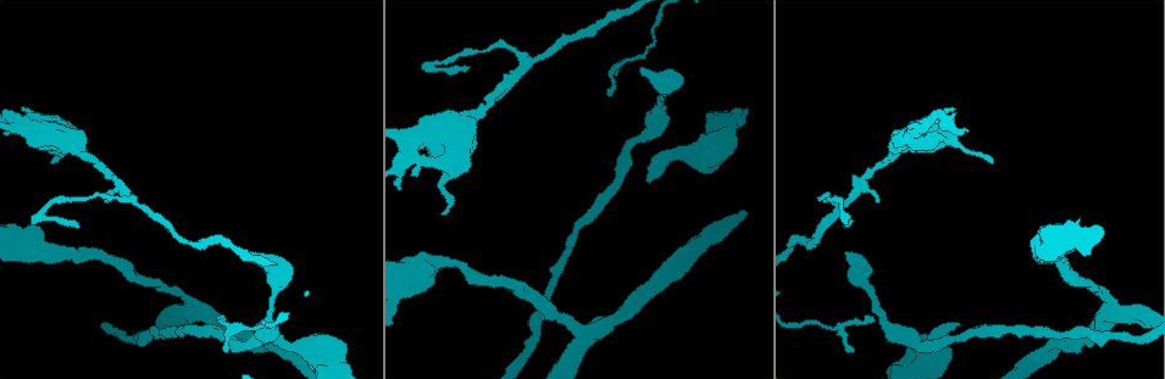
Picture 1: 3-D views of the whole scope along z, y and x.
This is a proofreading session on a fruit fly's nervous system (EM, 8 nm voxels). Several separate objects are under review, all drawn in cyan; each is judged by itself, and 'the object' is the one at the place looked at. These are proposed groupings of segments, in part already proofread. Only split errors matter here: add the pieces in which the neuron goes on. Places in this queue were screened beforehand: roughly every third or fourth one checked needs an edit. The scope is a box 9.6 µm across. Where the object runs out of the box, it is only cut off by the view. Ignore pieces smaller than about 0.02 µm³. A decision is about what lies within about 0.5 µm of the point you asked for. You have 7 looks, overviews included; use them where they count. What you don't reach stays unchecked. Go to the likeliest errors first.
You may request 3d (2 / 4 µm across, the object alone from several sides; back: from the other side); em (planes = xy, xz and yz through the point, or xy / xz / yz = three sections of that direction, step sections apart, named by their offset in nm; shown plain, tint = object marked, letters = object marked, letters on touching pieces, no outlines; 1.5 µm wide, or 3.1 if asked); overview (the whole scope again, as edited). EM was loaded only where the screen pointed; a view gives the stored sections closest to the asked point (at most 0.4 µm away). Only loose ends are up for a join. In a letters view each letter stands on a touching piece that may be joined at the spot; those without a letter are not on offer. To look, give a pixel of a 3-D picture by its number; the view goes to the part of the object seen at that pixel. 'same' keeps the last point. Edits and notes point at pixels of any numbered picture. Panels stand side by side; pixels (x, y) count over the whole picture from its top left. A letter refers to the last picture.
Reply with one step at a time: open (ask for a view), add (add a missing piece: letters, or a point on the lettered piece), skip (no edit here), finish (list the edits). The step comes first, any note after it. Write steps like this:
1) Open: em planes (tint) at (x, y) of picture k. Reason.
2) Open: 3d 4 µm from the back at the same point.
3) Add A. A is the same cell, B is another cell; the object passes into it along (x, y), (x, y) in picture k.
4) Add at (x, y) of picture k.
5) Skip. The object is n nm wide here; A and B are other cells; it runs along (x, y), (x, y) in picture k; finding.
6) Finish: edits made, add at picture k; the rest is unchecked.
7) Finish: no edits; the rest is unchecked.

Open: 3d 2 µm at (960, 324) of picture 1.

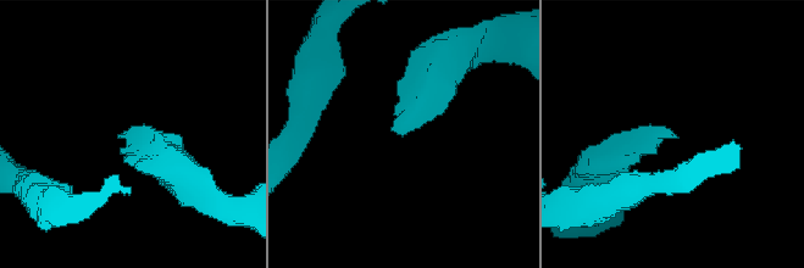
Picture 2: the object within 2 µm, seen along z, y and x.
Open: em planes (letters) at (127, 135) of picture 2.

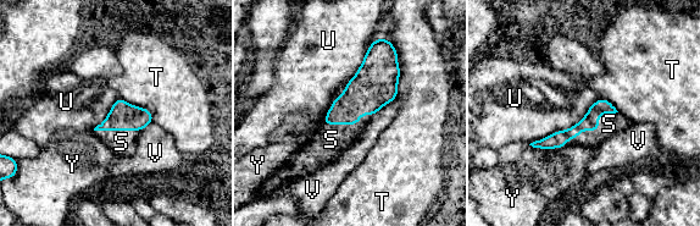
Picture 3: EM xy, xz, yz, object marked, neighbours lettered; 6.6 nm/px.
Add at (609, 123) of picture 3. S is the same cell, T, U, V and Y are other cells; the object passes into it along (590, 122), (595, 130), (609, 123) in picture 3; the neuron continues.

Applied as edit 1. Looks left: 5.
Open: overview.

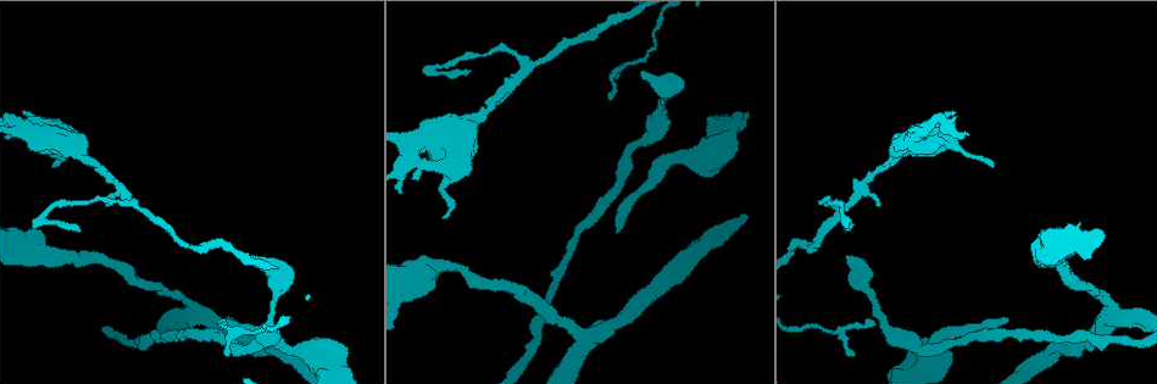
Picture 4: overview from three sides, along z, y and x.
Open: em yz step 4 (letters) at (253, 256) of picture 4. An open end.

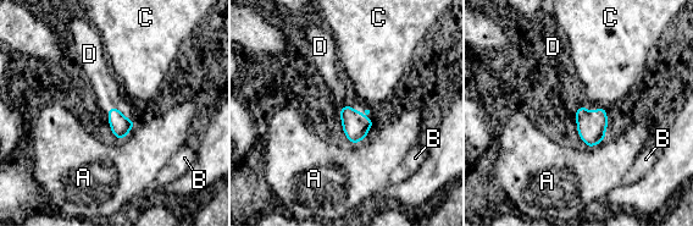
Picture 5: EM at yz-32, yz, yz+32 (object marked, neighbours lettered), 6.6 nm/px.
Open: em planes (letters) at the same point. Cut it another way.

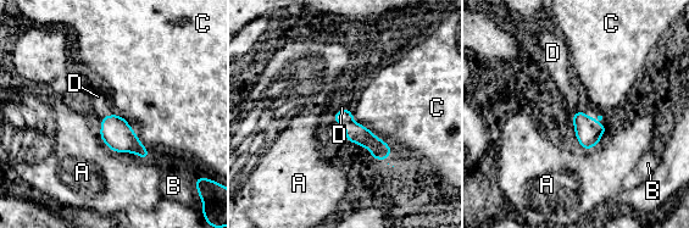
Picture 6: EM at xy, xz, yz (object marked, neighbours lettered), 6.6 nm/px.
Add at (562, 78) of picture 6. The longest contact is with C, 400 nm; D is the same cell, A, B and C are other cells; the object passes into it along (588, 134), (578, 111), (562, 78) in picture 6; the neuron continues.

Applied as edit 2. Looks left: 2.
Finish: edits made, add at picture 3, add at picture 6; the rest is unchecked.

